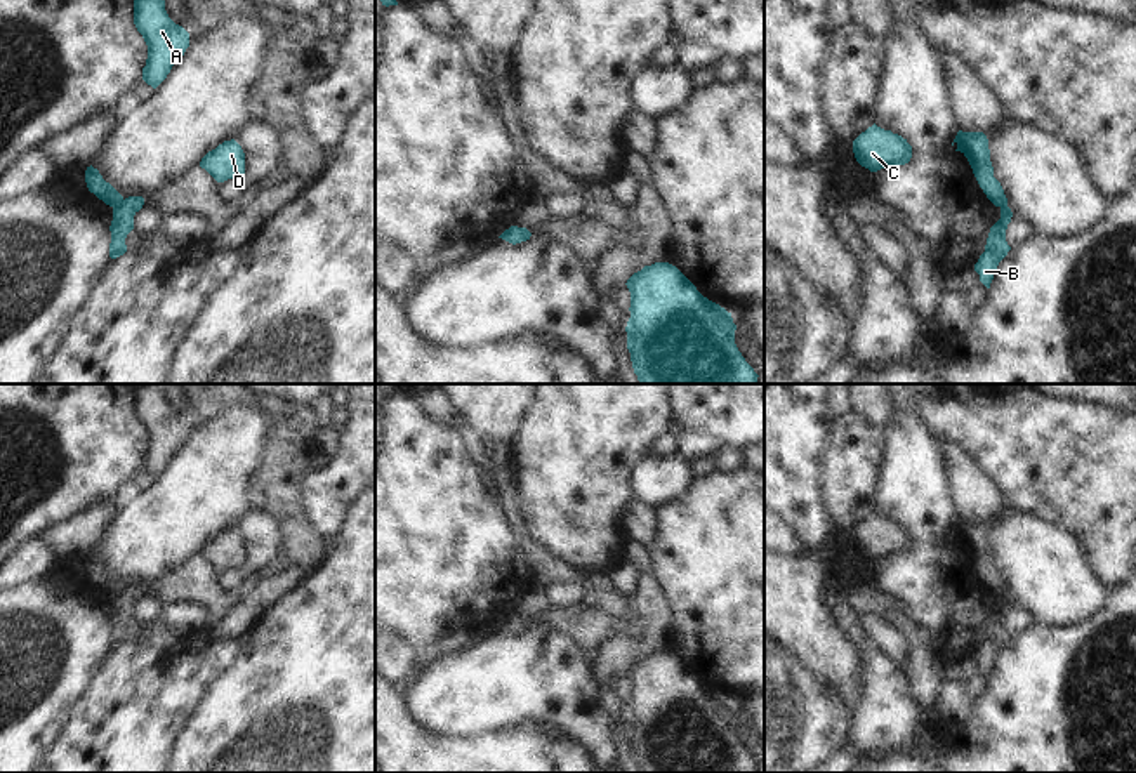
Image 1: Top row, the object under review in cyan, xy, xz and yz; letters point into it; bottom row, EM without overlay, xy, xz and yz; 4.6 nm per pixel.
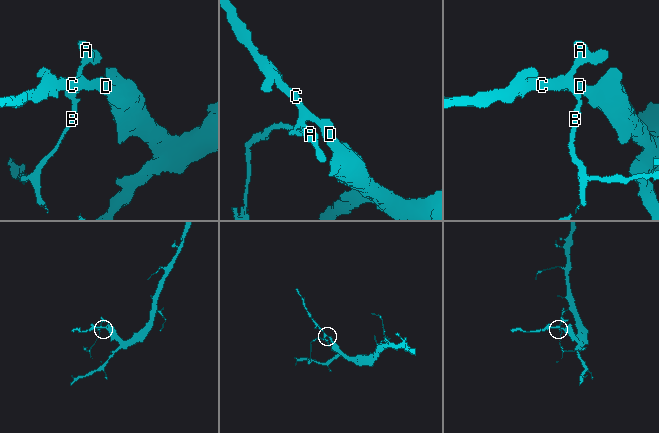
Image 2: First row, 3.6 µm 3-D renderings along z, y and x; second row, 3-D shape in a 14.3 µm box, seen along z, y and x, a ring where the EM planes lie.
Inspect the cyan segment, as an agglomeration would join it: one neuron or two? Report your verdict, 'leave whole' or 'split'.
split

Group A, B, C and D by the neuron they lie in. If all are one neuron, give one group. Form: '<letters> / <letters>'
A C D / B

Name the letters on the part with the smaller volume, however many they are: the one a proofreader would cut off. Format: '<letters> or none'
B

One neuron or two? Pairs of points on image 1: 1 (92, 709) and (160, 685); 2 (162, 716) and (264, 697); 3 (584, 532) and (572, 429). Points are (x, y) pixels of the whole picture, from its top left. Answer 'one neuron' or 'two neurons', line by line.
1: one neuron
2: two neurons
3: one neuron

